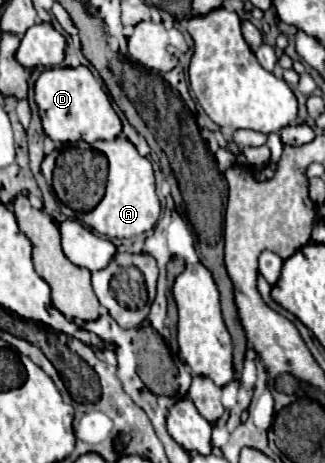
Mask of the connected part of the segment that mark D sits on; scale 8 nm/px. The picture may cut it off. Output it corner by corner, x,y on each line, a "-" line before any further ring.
47,68
35,82
35,102
45,134
57,142
77,142
79,138
93,144
95,140
115,140
121,134
121,120
113,110
101,82
89,68

